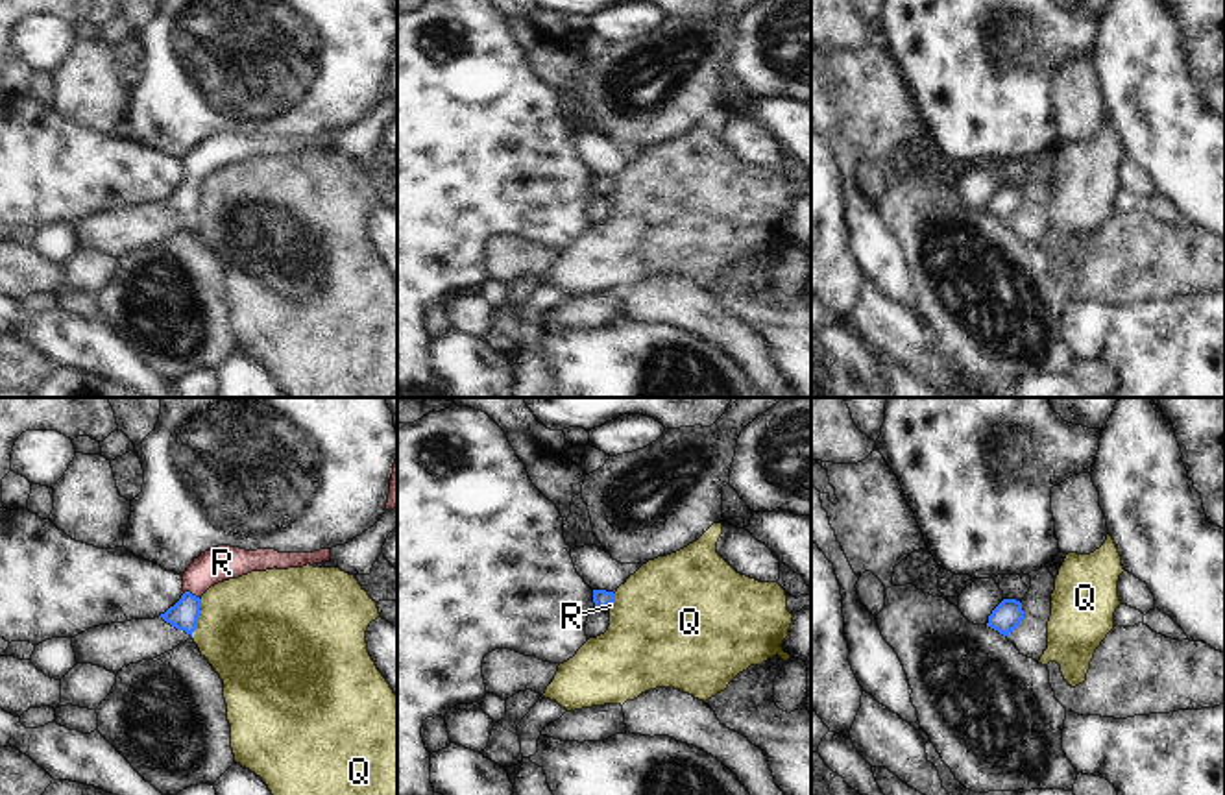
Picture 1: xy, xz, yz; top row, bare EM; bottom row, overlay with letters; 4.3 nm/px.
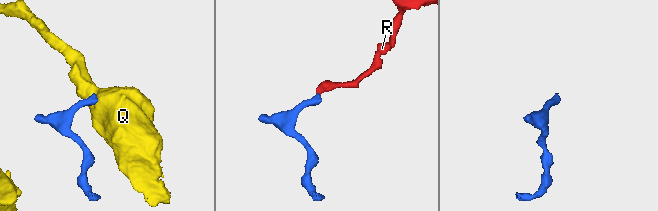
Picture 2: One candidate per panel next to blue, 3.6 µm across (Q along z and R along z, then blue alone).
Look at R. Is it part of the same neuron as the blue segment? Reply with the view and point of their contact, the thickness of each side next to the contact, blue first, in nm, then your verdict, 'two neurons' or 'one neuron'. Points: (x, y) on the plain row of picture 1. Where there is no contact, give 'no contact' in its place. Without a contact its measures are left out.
xy (191, 180) | 120/150 nm | one neuron

